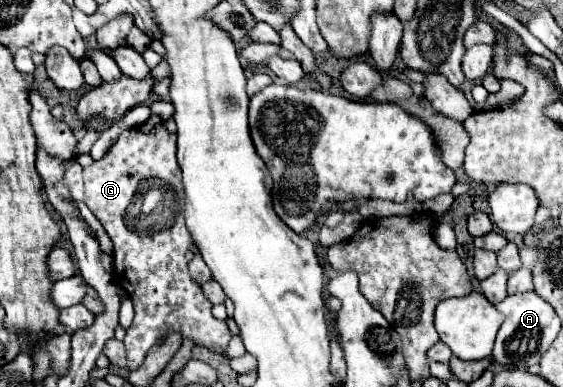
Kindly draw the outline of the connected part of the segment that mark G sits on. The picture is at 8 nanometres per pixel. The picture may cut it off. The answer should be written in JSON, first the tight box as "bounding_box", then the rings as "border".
{"bounding_box":[83,115,231,371],"border":[[[151,115],[143,125],[123,131],[99,161],[83,169],[83,201],[115,245],[113,279],[127,291],[135,307],[135,319],[123,339],[131,371],[169,331],[221,355],[231,339],[227,323],[211,315],[213,305],[187,271],[185,255],[193,247],[193,237],[185,227],[185,193],[175,149],[175,133],[169,133],[157,115]]]}

